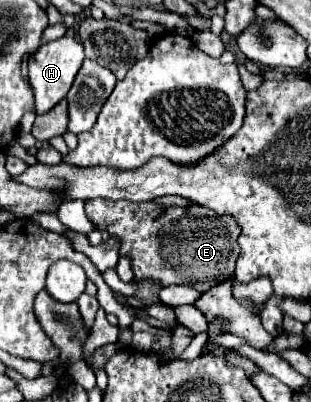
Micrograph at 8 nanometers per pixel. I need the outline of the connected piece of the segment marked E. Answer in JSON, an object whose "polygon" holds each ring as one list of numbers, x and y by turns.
{"polygon":[[87,200,85,214,97,230,107,230,121,244,119,256,131,258,135,280,153,278,165,286,185,284,197,292,233,278,239,256,239,226,229,214,215,214,205,206,175,206,173,210,155,202,133,204,127,200]]}

